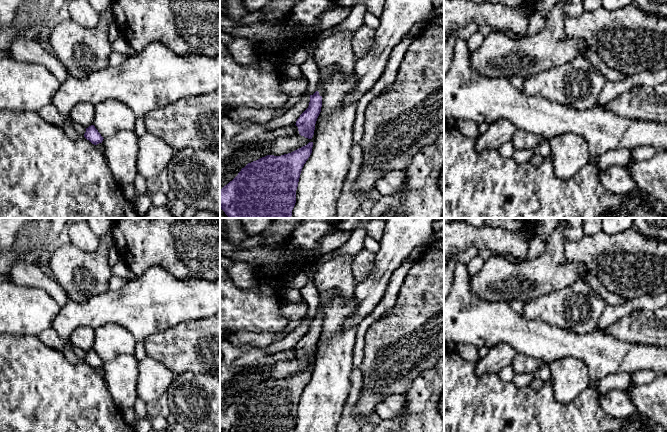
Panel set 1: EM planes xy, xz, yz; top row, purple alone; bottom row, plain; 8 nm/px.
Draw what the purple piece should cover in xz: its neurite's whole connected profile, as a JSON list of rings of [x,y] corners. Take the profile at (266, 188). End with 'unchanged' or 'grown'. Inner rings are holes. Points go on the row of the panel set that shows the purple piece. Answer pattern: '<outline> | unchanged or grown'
[[[313,142],[281,156],[267,155],[248,163],[220,190],[220,208],[229,218],[291,218],[302,168]]] | unchanged

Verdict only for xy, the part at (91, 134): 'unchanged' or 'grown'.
unchanged

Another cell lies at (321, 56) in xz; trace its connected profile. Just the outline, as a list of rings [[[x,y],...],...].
[[[340,30],[322,38],[316,46],[313,59],[318,67],[338,64],[344,79],[354,71],[356,57],[352,51],[352,35],[348,30]]]

